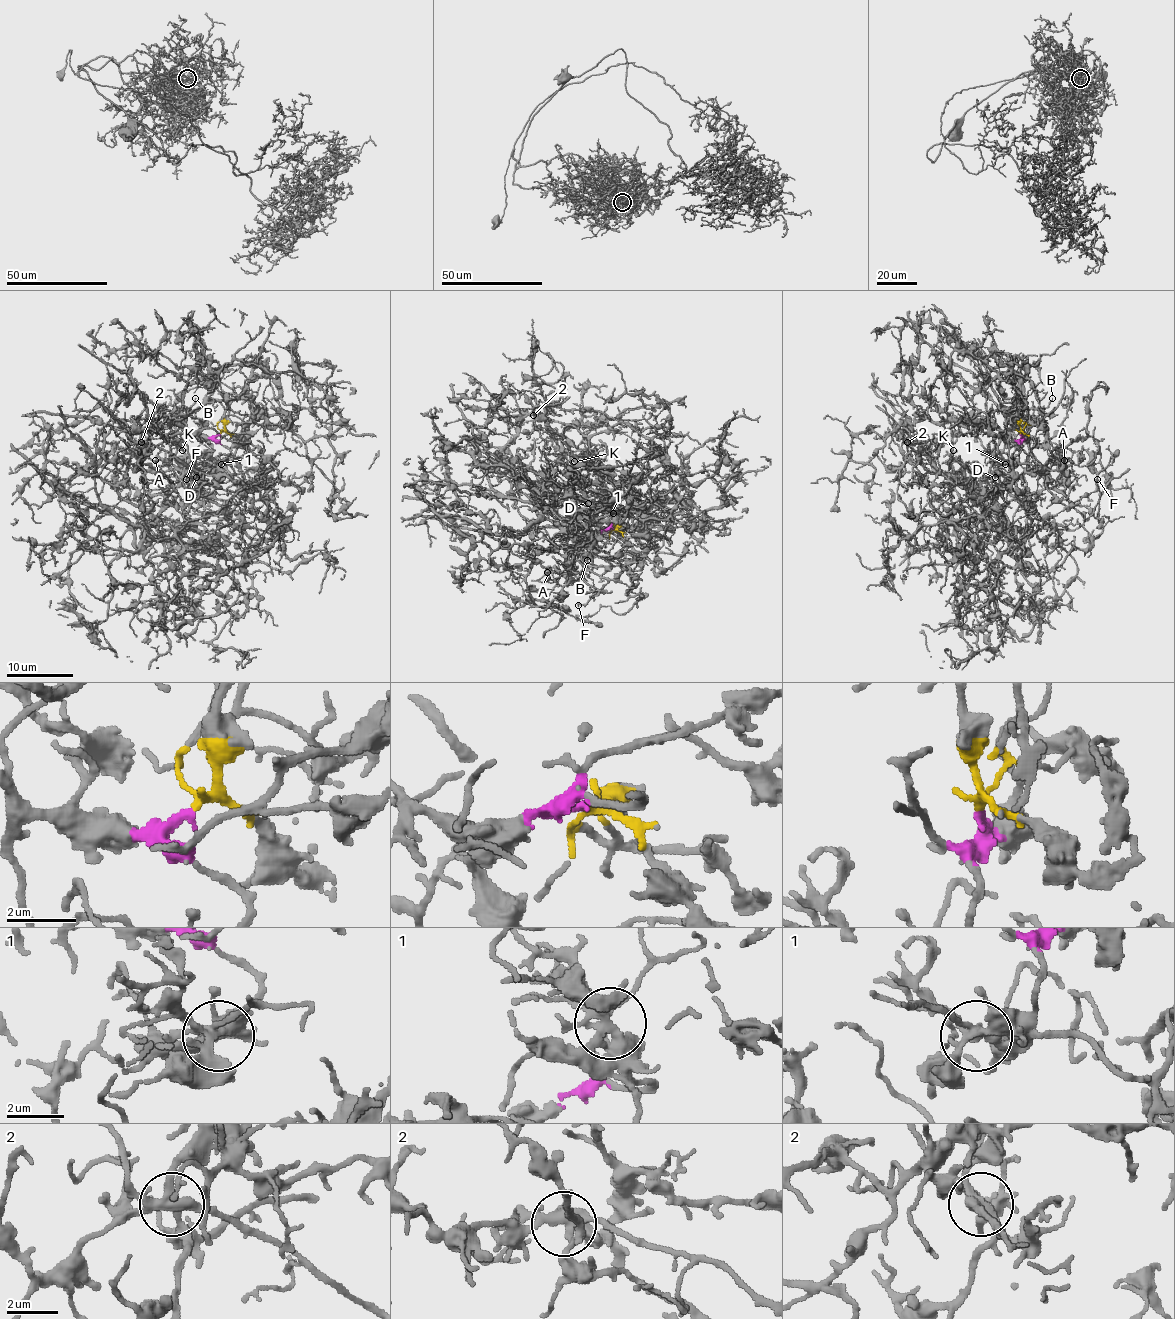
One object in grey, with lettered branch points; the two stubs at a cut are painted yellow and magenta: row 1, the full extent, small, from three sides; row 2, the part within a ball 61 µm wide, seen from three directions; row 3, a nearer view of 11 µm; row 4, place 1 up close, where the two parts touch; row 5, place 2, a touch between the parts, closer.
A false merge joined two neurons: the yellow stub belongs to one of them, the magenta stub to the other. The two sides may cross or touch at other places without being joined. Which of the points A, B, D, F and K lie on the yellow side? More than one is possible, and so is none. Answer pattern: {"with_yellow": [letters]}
{"with_yellow": ["A", "F", "K"]}

